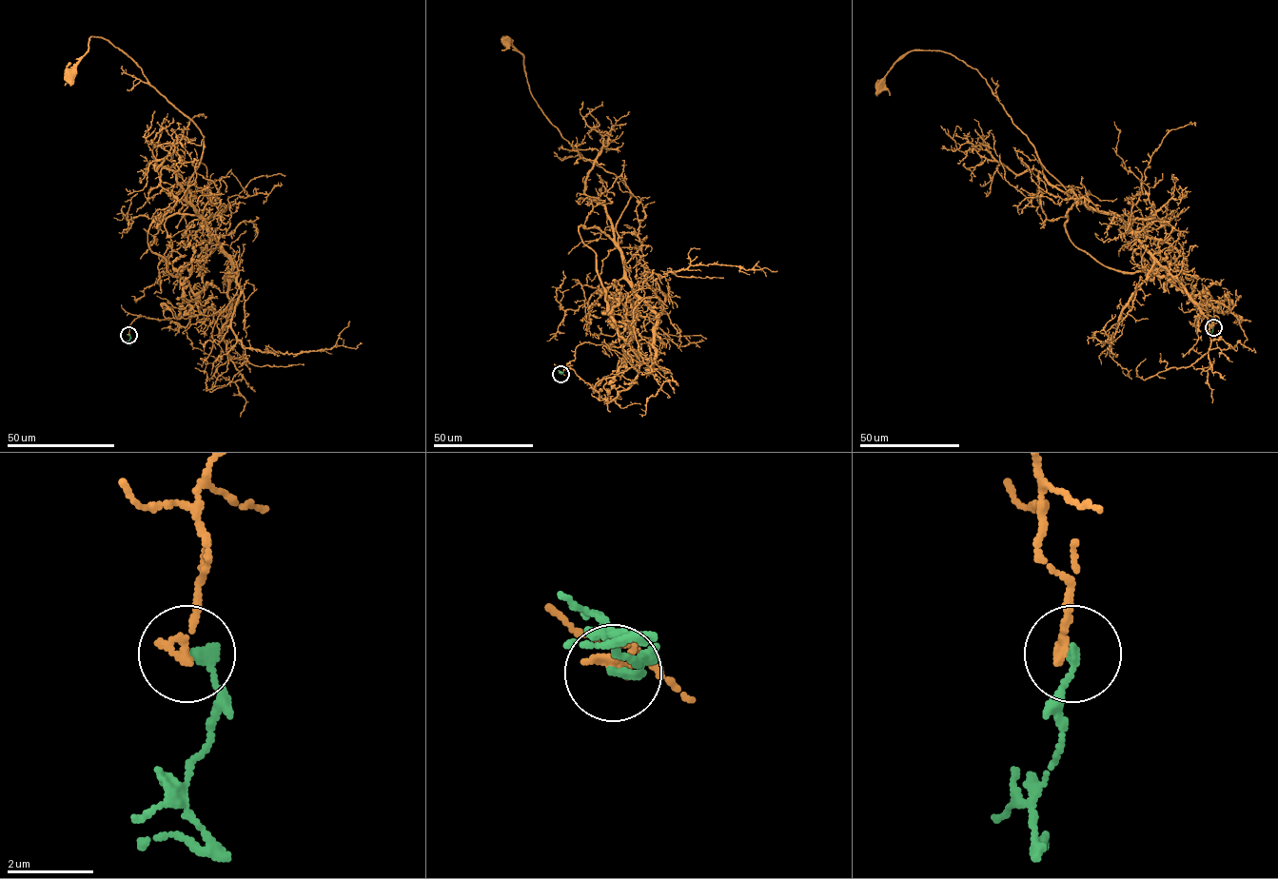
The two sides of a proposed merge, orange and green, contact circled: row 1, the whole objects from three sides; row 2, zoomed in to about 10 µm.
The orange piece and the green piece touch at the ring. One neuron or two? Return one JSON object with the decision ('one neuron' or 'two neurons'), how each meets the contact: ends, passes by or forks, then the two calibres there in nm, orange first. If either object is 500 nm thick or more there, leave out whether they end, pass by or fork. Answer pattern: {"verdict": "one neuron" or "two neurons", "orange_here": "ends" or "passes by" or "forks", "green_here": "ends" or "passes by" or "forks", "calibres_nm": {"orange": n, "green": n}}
{"verdict": "two neurons", "orange_here": "ends", "green_here": "ends", "calibres_nm": {"orange": 220, "green": 220}}

